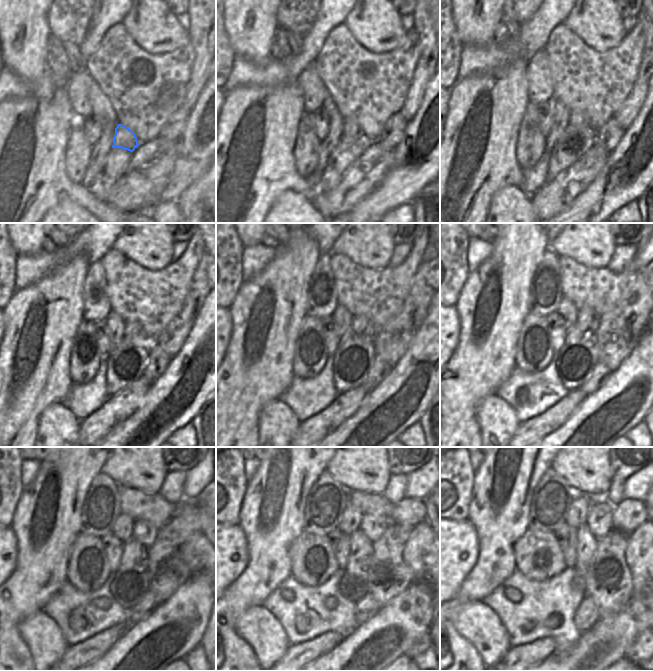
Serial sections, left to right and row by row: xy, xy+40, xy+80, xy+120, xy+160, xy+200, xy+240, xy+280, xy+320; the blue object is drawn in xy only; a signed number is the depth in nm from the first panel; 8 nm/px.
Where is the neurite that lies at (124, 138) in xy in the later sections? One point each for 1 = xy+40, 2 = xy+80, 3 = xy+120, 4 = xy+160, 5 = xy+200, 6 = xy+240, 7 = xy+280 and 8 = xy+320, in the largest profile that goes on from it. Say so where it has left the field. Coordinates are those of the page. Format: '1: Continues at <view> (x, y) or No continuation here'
1: Continues at xy+40 (350, 129)
2: Continues at xy+80 (574, 118)
3: Continues at xy+120 (134, 333)
4: Continues at xy+160 (361, 324)
5: Continues at xy+200 (587, 319)
6: Continues at xy+240 (144, 532)
7: Continues at xy+280 (372, 526)
8: Continues at xy+320 (599, 516).

